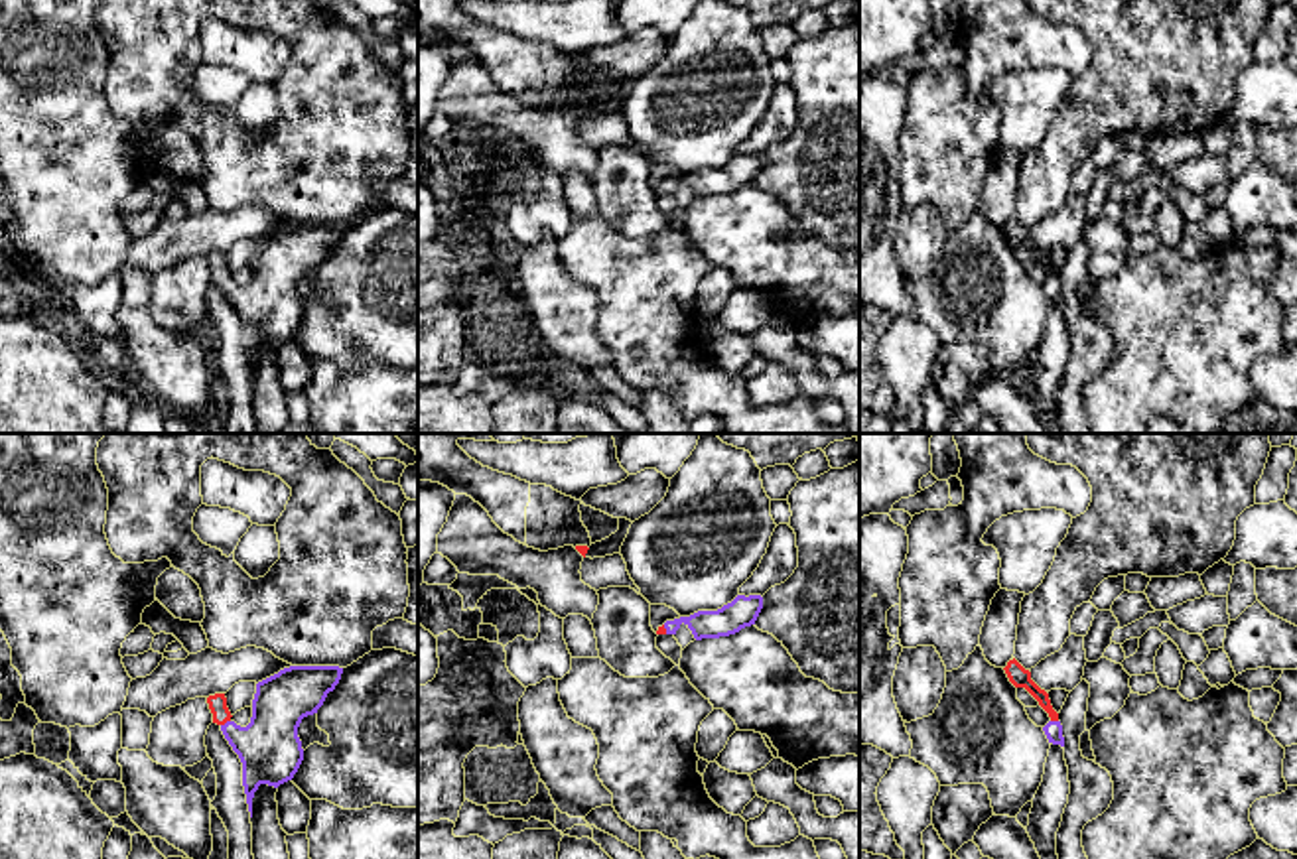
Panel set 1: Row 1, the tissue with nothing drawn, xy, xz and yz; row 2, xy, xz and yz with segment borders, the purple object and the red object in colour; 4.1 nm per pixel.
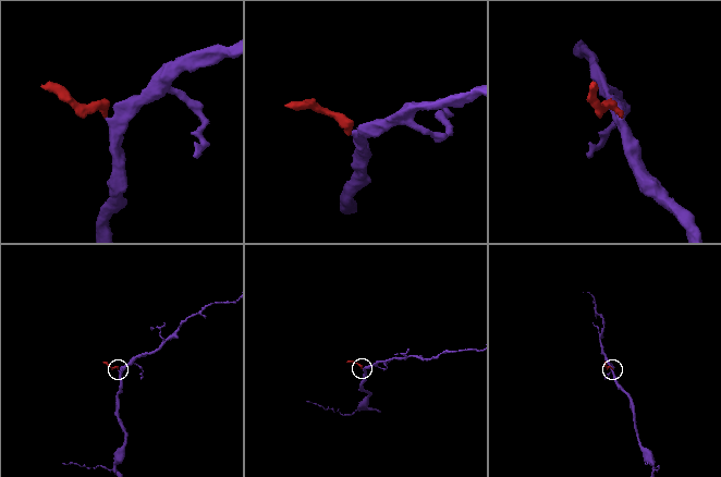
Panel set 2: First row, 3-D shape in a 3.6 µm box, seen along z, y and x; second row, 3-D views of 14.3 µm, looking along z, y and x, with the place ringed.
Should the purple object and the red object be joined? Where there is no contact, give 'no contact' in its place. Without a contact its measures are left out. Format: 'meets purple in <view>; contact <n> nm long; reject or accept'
meets purple in xy; contact 50 nm long; accept

